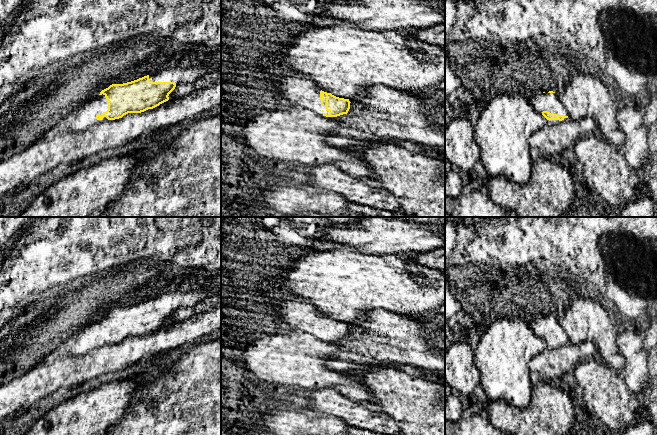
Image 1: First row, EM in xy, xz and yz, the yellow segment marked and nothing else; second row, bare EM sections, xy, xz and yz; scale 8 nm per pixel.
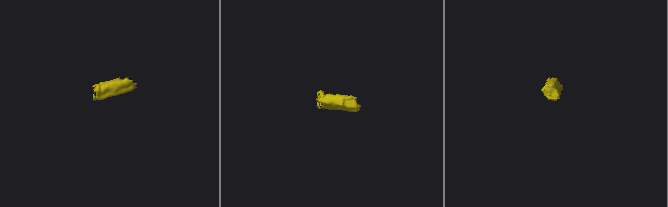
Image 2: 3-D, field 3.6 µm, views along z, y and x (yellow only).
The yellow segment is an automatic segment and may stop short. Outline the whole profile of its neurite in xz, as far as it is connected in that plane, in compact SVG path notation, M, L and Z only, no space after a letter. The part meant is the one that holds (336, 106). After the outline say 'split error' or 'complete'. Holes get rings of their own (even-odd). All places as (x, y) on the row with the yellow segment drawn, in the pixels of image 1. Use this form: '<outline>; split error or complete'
M296 75L283 77L276 86L282 97L294 106L306 108L322 116L337 117L347 114L350 109L349 99L324 92L313 82Z; split error

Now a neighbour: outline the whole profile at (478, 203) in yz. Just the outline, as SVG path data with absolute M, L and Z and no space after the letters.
M479 186L467 196L461 194L453 198L445 195L445 211L451 217L517 217L514 211L495 204Z

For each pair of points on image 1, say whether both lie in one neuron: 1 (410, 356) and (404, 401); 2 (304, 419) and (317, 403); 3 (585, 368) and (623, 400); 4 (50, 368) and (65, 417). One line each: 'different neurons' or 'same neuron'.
1: different neurons
2: different neurons
3: same neuron
4: different neurons

